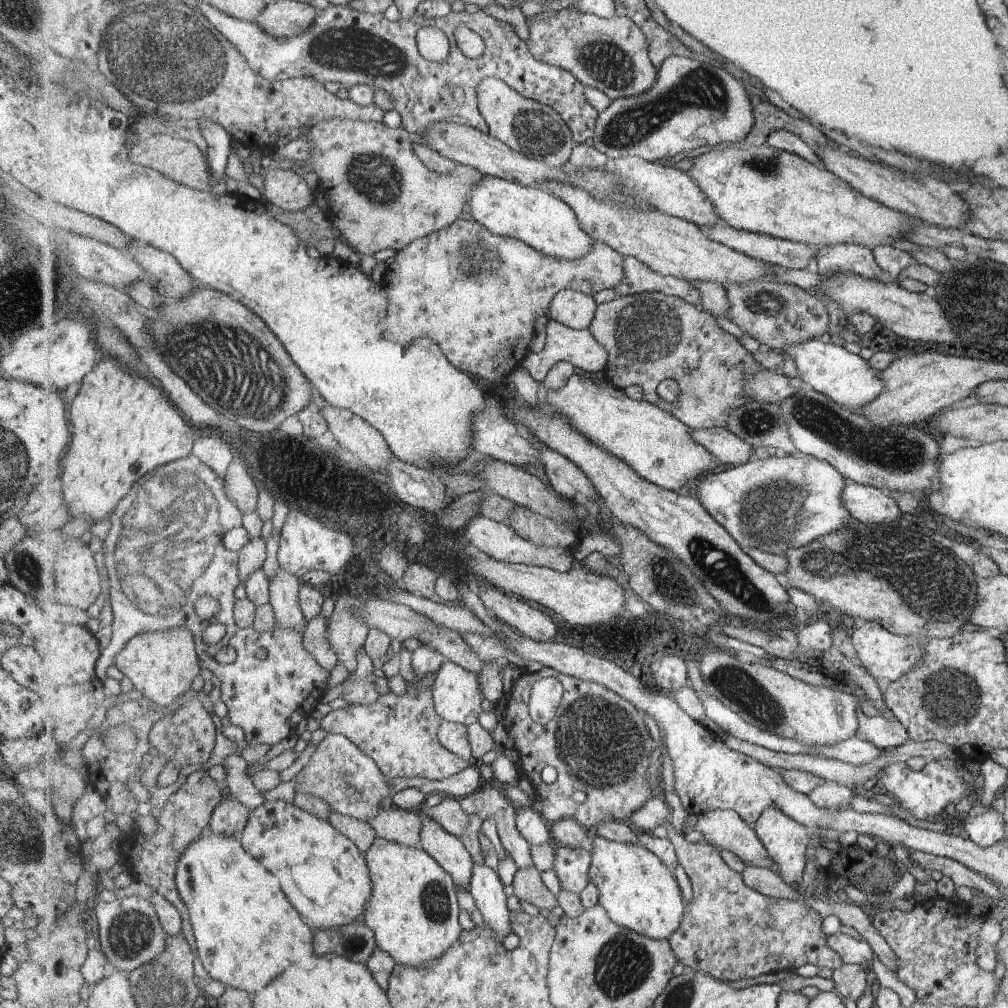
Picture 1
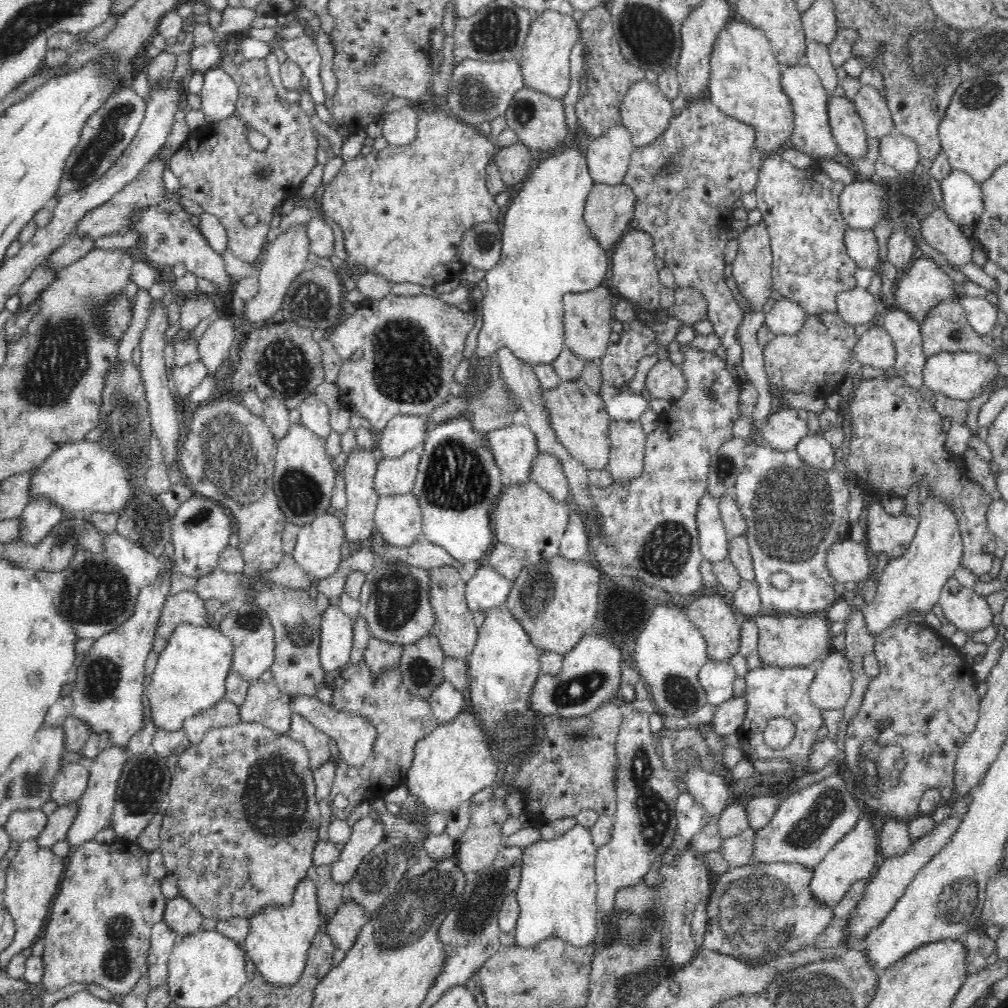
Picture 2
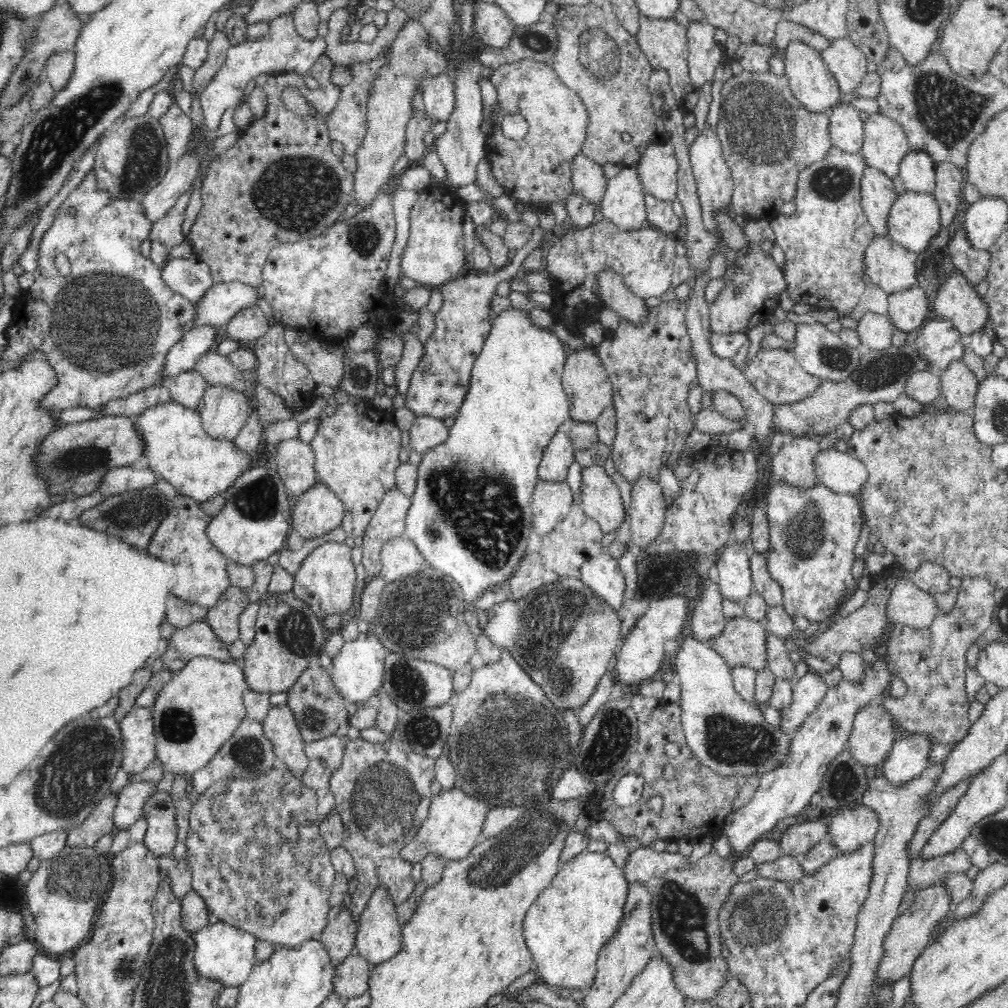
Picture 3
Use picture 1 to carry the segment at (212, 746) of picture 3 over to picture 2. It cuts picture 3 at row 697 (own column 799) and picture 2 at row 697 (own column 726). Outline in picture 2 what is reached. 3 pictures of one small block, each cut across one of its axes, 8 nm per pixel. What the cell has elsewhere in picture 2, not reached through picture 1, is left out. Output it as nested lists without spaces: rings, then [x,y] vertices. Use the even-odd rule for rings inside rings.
[[[182,623],[179,624],[179,626],[176,626],[176,630],[174,630],[174,632],[172,632],[172,634],[169,636],[166,646],[158,653],[155,669],[152,671],[152,674],[148,676],[149,681],[147,682],[147,686],[145,688],[145,696],[144,696],[145,703],[149,704],[152,723],[164,729],[172,731],[183,730],[184,734],[186,734],[184,726],[186,726],[186,724],[188,724],[190,720],[194,720],[196,716],[200,716],[200,714],[202,714],[202,711],[204,709],[207,709],[210,705],[220,702],[220,700],[225,698],[226,694],[225,680],[226,676],[228,676],[228,673],[230,672],[231,669],[232,655],[233,655],[233,642],[226,635],[221,634],[221,632],[215,630],[215,628],[212,628],[210,624],[208,626],[200,626],[194,623]]]

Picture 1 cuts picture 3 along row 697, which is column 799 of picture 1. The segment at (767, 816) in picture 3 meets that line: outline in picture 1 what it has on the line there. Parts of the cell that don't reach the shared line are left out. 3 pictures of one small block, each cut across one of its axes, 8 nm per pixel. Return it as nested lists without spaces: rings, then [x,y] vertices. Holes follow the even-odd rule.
[[[770,807],[757,822],[754,827],[761,843],[766,847],[767,853],[774,861],[775,870],[787,884],[799,883],[805,870],[805,850],[809,846],[810,838],[807,836],[807,828],[799,822],[786,816],[780,809]]]

